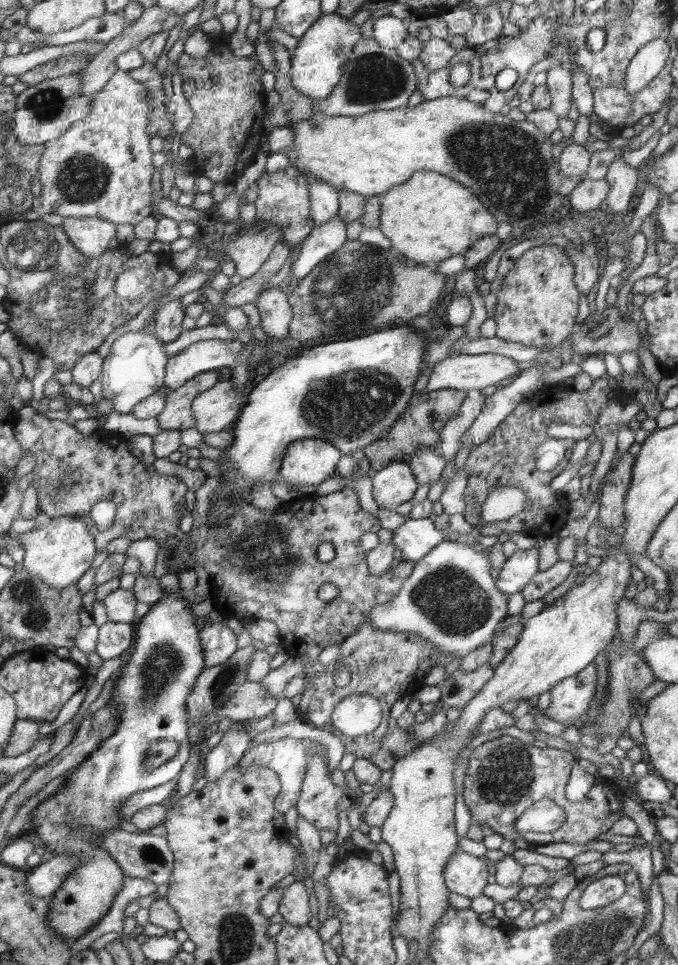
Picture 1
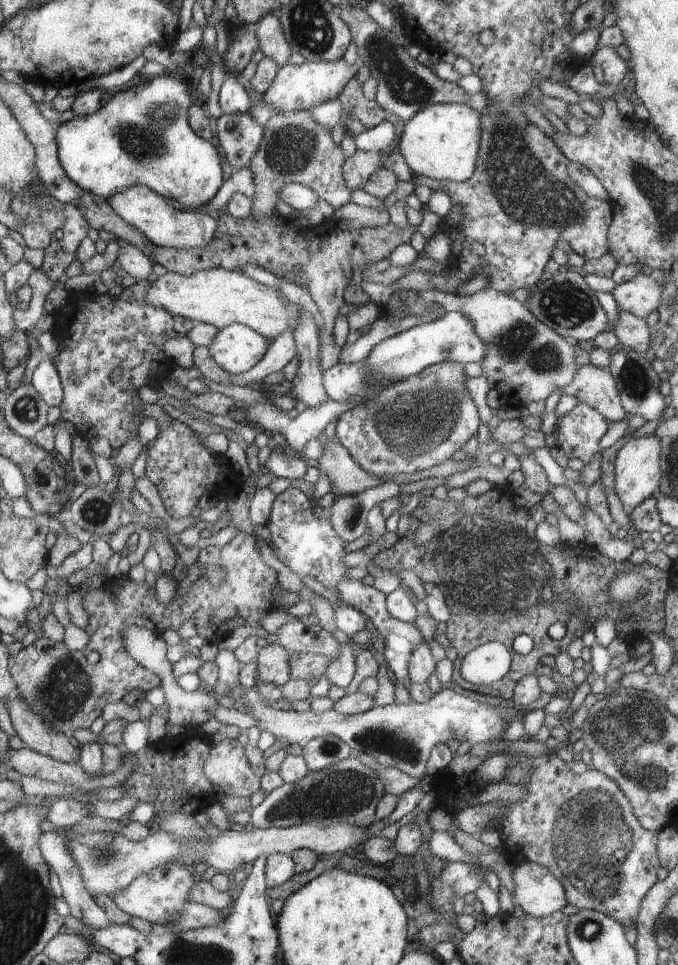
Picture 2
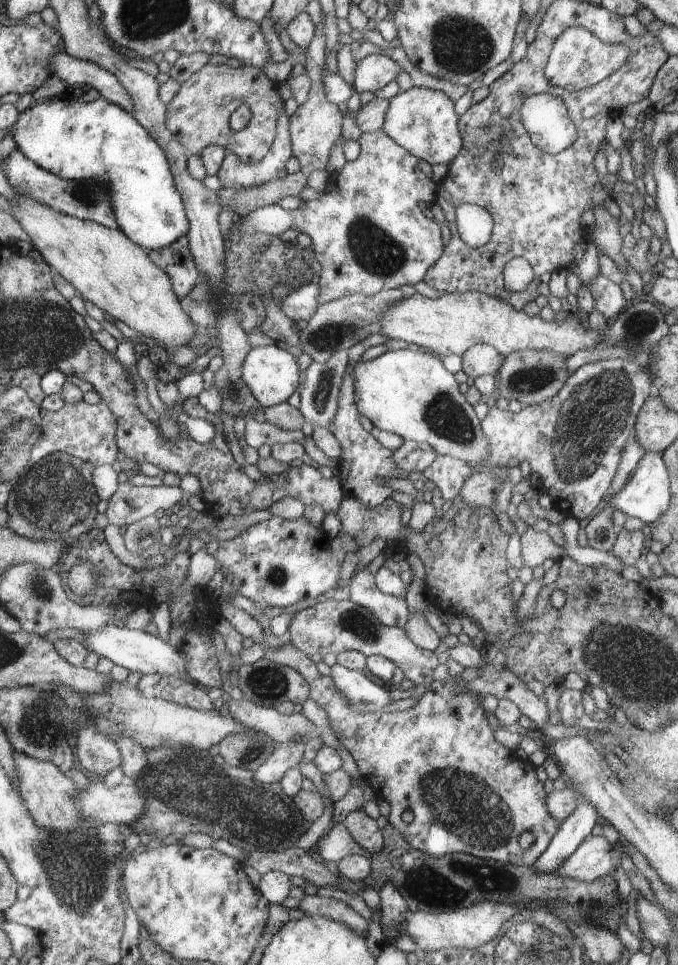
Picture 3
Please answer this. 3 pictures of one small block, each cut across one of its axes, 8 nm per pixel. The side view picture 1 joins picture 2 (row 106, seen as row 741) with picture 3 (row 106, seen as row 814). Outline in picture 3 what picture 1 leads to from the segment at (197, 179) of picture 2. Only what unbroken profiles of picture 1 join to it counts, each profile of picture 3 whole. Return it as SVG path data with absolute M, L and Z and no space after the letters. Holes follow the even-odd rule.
M92 95L84 99L76 98L48 98L40 100L33 104L18 115L18 122L12 128L13 138L17 142L17 148L20 149L30 160L34 161L40 168L46 169L48 172L54 173L56 176L62 177L64 180L71 181L95 181L101 185L106 184L109 190L115 195L114 212L116 213L117 223L120 230L125 233L134 244L141 245L148 251L164 248L172 244L175 240L181 238L189 231L189 219L186 216L185 204L182 204L181 193L177 191L176 181L173 177L173 171L169 165L169 159L165 155L164 149L154 140L153 136L145 129L145 127L134 118L133 113L123 109L121 105L115 105L113 102L106 101L102 97Z

